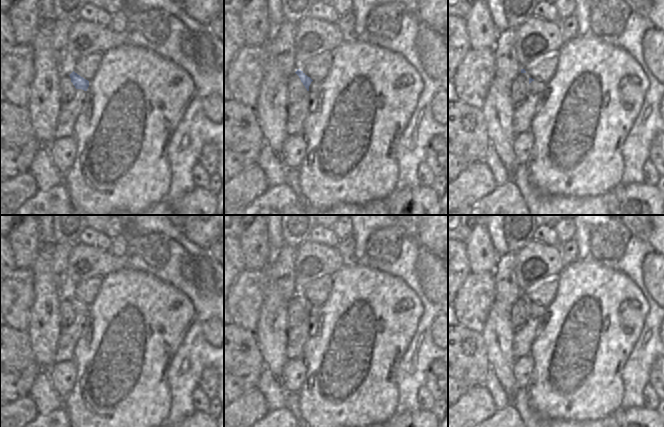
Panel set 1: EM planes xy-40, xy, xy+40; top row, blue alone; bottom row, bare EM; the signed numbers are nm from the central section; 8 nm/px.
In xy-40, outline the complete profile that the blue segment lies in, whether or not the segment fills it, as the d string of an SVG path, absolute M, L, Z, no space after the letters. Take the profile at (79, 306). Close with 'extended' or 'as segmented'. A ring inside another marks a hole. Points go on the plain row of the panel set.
M74 295L69 299L71 302L71 306L75 310L76 313L82 313L87 315L89 311L89 305L75 297Z; as segmented

